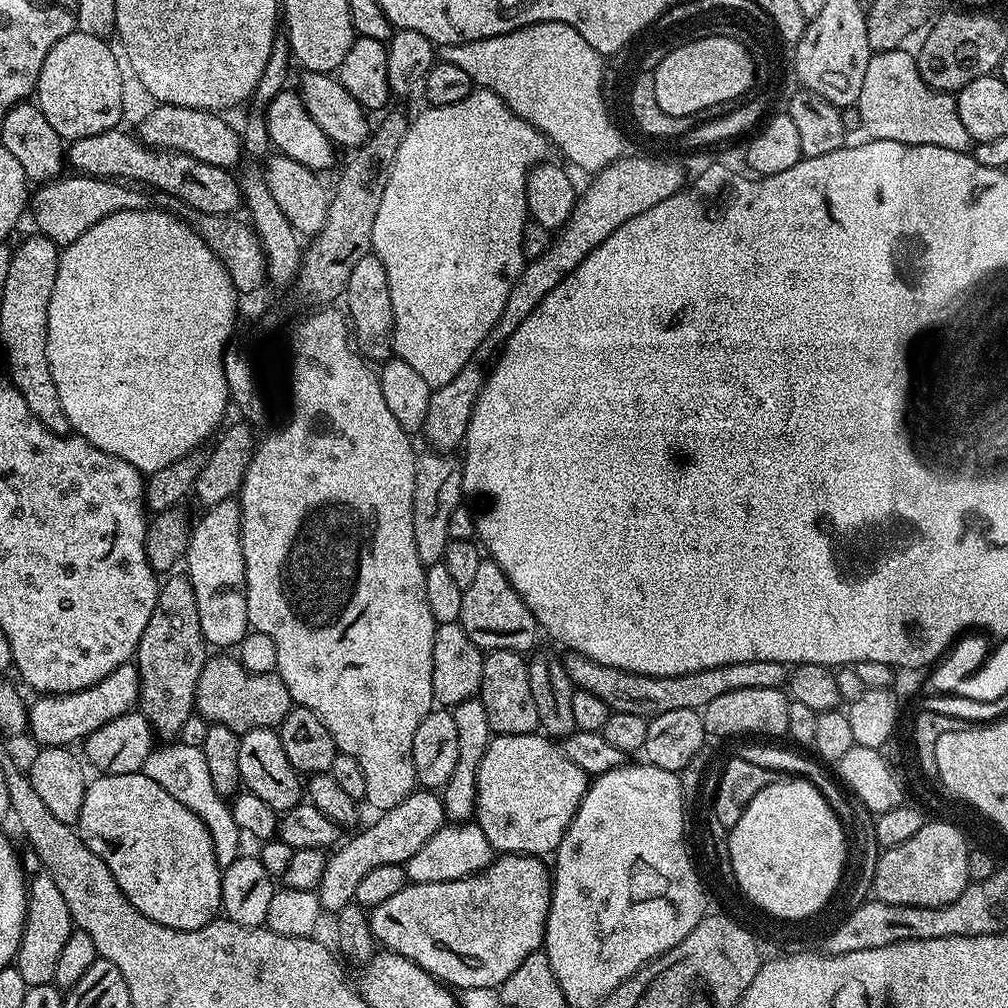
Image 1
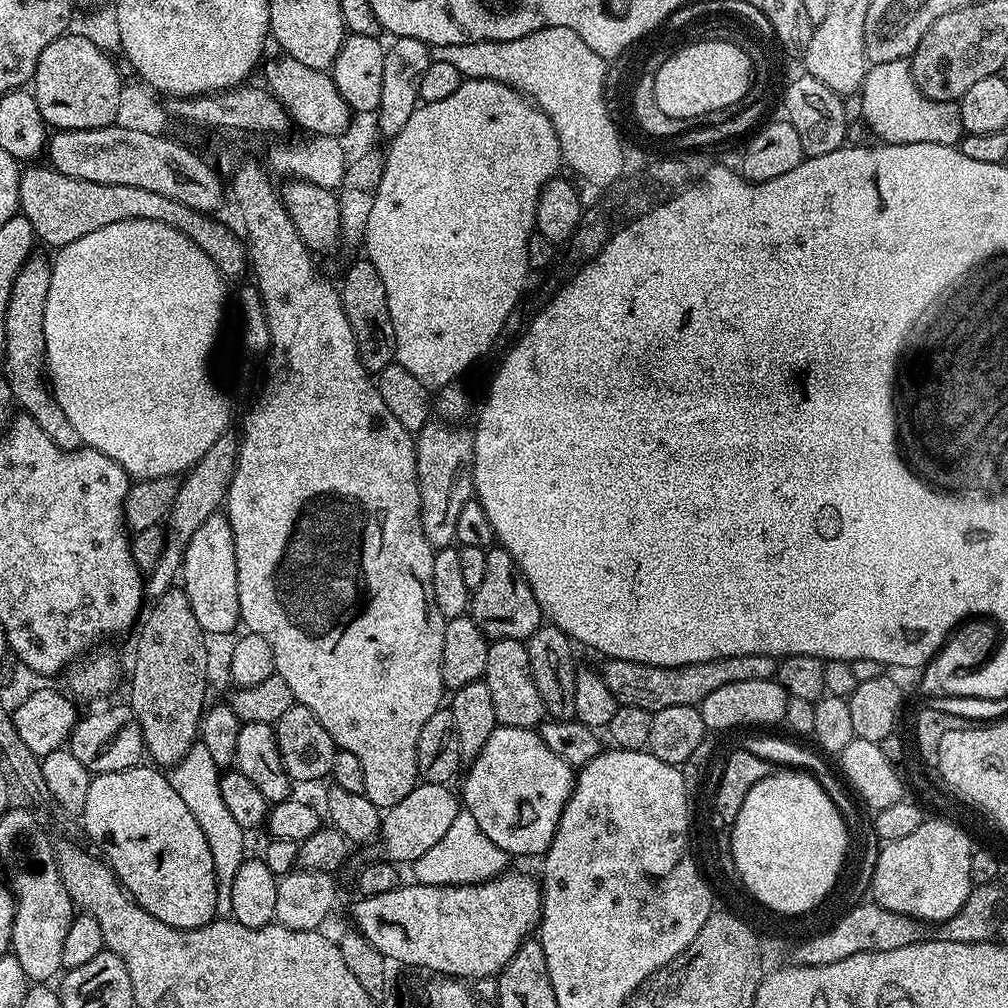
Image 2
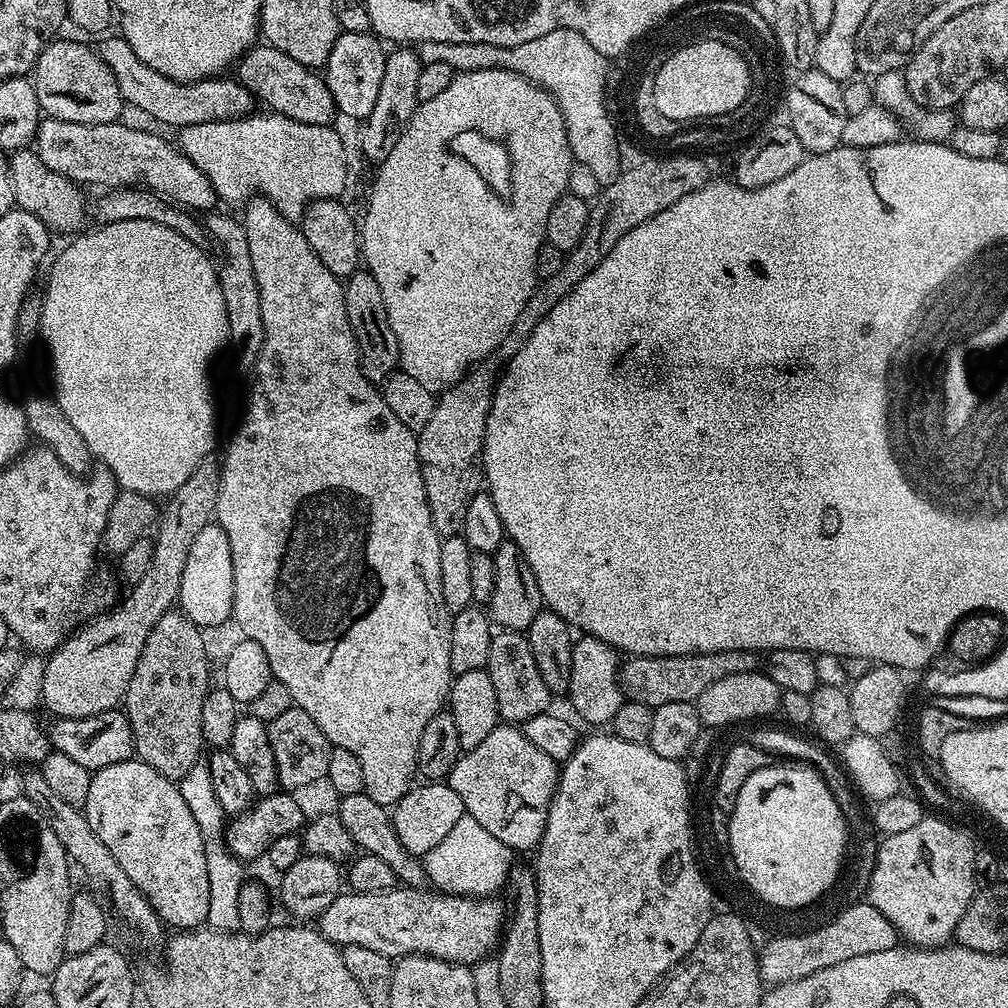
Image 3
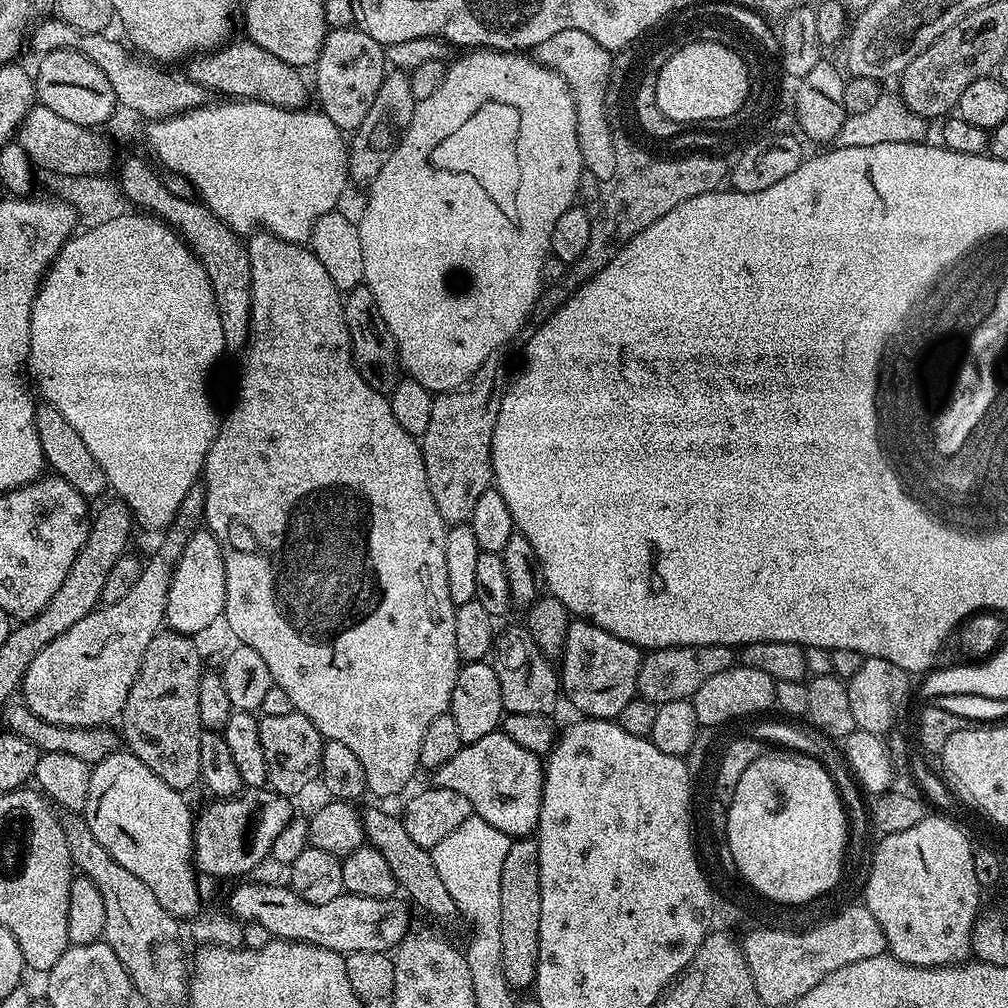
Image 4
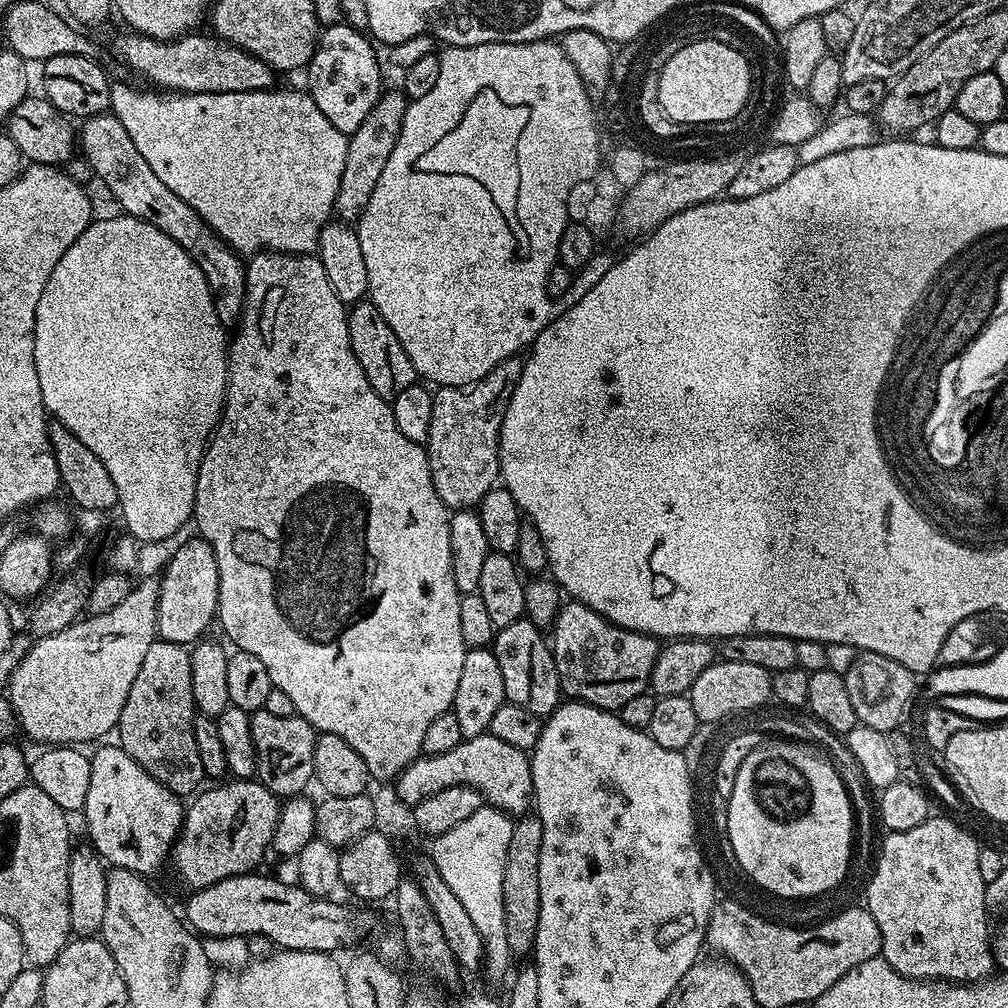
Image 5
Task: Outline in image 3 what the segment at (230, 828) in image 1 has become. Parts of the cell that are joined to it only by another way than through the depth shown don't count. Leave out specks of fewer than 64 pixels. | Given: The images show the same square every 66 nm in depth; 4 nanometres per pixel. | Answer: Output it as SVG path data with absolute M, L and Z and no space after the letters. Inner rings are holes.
M197 762L186 770L186 774L178 782L182 798L186 798L186 806L190 814L194 814L194 822L198 822L198 830L204 839L206 850L206 878L210 882L210 910L206 921L207 927L216 932L239 932L240 915L238 914L238 894L246 882L245 865L236 859L228 843L224 841L226 817L222 805L214 794L214 786L210 779L207 763Z

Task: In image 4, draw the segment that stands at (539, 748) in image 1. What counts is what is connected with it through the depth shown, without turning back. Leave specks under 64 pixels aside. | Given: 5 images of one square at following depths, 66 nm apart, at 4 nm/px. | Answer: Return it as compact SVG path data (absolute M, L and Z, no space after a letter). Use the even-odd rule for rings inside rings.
M502 730L486 734L486 738L478 738L478 742L465 744L440 768L435 769L435 787L446 790L458 790L466 802L470 802L473 813L480 816L502 834L519 838L532 836L540 826L540 811L542 810L542 794L544 793L544 764L541 757L535 756L530 750L522 750L514 738L510 738Z

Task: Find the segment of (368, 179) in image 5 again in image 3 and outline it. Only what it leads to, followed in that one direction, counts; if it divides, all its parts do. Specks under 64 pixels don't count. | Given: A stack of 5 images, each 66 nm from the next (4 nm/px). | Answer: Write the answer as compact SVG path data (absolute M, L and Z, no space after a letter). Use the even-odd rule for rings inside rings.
M396 46L386 55L386 71L382 73L382 87L374 101L374 110L367 120L363 121L360 132L360 152L368 160L379 162L394 150L398 138L406 130L410 118L418 107L418 74L421 70L418 54L411 47Z

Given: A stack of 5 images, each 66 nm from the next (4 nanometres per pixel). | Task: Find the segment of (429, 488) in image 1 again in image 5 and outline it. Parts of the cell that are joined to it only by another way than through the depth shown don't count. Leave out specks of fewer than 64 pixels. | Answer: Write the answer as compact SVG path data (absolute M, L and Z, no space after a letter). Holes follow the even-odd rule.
M515 359L503 360L486 378L461 388L435 389L434 414L430 414L430 434L426 451L430 478L438 498L449 510L472 510L500 480L500 431L506 406L514 386L518 386L521 365Z

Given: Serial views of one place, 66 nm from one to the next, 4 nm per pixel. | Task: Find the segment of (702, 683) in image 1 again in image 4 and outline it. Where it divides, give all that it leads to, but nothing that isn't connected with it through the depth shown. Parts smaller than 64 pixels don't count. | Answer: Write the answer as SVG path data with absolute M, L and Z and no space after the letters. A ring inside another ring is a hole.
M727 644L654 648L641 659L636 690L643 699L657 706L666 702L691 700L702 682L714 678L714 674L722 674L722 670L733 667L737 660L737 653Z

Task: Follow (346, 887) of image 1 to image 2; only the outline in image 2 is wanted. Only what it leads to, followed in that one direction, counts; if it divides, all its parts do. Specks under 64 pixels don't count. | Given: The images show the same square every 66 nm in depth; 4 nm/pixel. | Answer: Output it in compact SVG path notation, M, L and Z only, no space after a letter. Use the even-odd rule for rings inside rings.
M420 782L414 790L410 790L410 794L406 794L406 798L402 798L402 802L387 809L380 822L378 837L378 844L384 847L383 859L400 866L411 866L418 858L422 858L422 854L426 854L426 850L430 850L430 846L436 845L462 810L461 801L452 790L447 784Z

